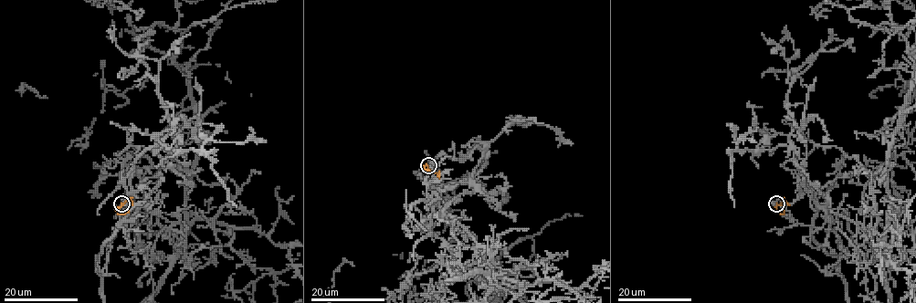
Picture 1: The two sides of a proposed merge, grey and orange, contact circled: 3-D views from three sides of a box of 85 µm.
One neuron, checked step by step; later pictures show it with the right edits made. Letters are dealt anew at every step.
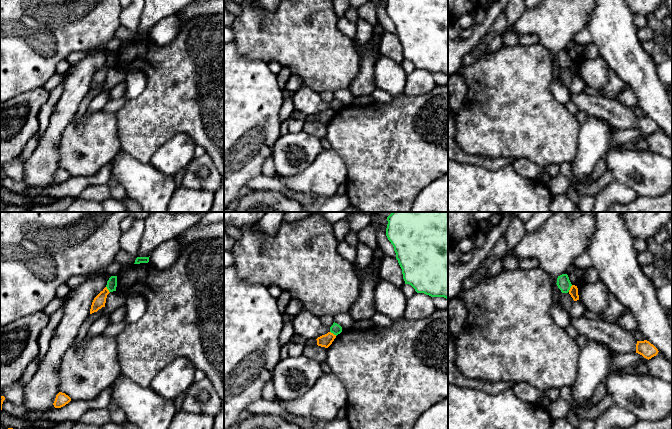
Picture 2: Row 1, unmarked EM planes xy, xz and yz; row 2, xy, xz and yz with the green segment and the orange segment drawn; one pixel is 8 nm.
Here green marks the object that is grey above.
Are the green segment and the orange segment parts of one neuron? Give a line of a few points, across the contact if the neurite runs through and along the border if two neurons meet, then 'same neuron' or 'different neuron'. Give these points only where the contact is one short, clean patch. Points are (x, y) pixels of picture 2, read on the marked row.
line yz (572, 285), (568, 291); different neuron

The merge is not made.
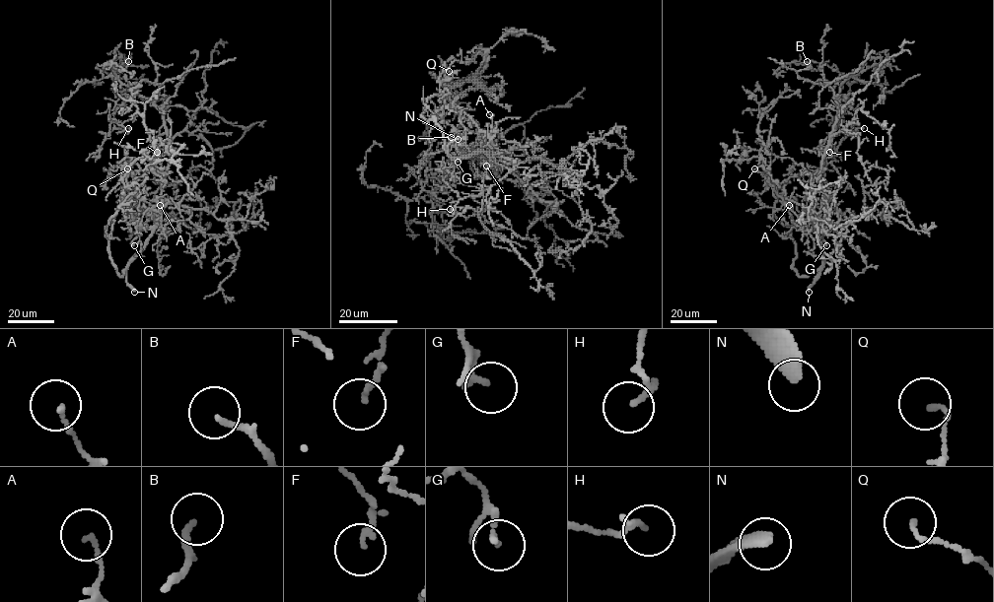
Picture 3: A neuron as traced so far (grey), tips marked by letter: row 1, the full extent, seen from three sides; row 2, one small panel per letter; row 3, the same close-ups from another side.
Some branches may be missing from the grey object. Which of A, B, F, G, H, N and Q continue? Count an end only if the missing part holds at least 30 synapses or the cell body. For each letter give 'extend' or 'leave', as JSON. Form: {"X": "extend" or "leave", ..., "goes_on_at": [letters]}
{"A": "leave", "B": "extend", "F": "leave", "G": "leave", "H": "leave", "N": "extend", "Q": "leave", "goes_on_at": ["B", "N"]}

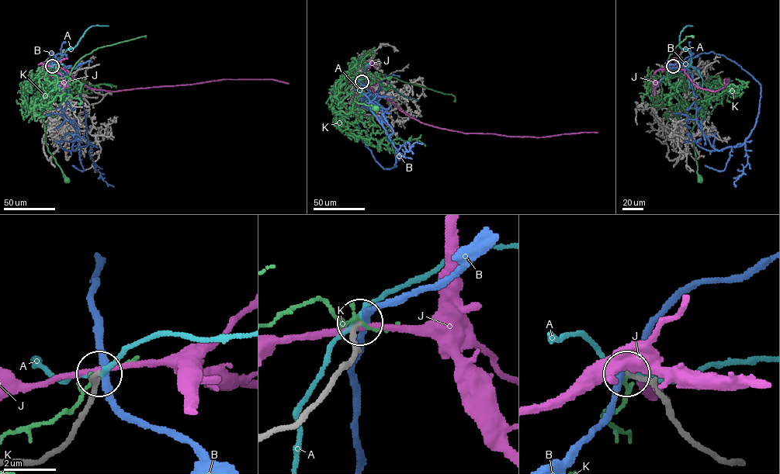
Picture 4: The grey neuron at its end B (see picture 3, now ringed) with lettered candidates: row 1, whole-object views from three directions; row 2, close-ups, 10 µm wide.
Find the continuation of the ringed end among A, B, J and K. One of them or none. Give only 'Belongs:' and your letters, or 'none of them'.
Belongs: none of them

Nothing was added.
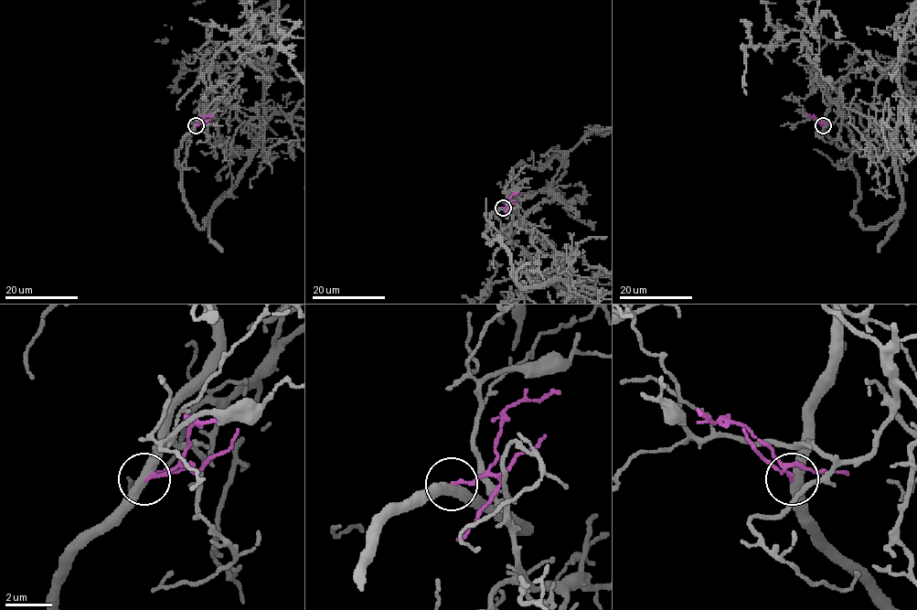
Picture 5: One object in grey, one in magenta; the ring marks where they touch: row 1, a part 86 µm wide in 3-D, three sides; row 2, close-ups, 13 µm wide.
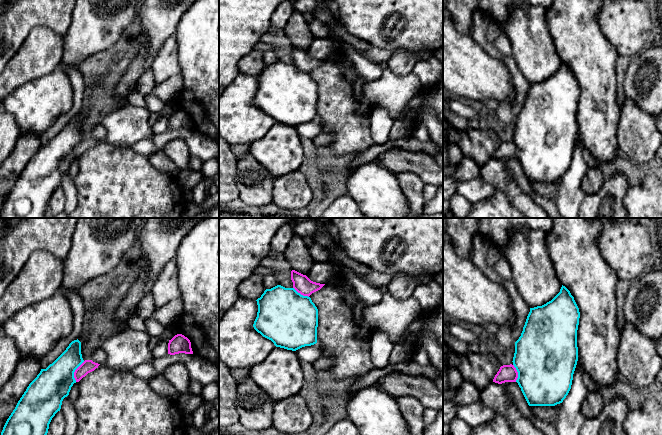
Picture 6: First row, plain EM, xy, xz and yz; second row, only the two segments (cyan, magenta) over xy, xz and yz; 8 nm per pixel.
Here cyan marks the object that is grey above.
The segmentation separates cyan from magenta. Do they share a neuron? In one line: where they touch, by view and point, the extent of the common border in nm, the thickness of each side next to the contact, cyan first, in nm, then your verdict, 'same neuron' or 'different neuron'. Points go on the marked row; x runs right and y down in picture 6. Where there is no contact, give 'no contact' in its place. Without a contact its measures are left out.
contact xy (74, 371); length 180 nm; calibres 280 and 100 nm; different neuron

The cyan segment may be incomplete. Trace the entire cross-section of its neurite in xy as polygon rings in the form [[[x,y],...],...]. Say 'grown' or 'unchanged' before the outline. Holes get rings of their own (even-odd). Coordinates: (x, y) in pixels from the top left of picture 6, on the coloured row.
unchanged; [[[77,339],[29,384],[1,435],[47,435],[52,418],[76,383],[74,372],[83,362]]]

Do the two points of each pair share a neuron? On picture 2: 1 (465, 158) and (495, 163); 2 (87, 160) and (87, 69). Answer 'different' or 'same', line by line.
1: same
2: different

